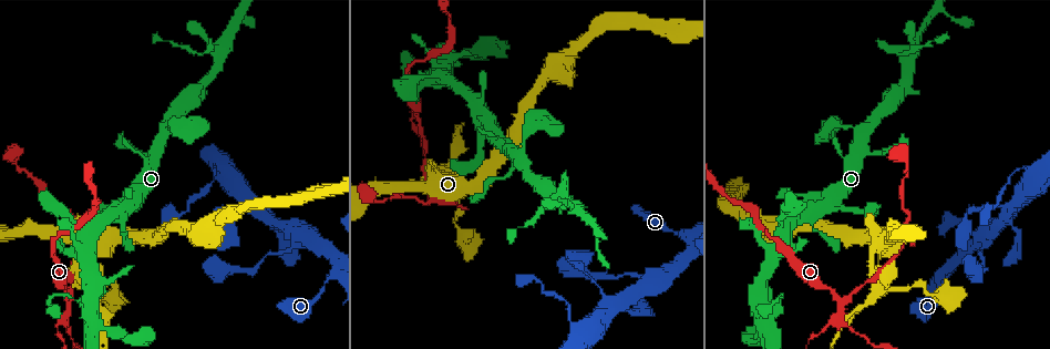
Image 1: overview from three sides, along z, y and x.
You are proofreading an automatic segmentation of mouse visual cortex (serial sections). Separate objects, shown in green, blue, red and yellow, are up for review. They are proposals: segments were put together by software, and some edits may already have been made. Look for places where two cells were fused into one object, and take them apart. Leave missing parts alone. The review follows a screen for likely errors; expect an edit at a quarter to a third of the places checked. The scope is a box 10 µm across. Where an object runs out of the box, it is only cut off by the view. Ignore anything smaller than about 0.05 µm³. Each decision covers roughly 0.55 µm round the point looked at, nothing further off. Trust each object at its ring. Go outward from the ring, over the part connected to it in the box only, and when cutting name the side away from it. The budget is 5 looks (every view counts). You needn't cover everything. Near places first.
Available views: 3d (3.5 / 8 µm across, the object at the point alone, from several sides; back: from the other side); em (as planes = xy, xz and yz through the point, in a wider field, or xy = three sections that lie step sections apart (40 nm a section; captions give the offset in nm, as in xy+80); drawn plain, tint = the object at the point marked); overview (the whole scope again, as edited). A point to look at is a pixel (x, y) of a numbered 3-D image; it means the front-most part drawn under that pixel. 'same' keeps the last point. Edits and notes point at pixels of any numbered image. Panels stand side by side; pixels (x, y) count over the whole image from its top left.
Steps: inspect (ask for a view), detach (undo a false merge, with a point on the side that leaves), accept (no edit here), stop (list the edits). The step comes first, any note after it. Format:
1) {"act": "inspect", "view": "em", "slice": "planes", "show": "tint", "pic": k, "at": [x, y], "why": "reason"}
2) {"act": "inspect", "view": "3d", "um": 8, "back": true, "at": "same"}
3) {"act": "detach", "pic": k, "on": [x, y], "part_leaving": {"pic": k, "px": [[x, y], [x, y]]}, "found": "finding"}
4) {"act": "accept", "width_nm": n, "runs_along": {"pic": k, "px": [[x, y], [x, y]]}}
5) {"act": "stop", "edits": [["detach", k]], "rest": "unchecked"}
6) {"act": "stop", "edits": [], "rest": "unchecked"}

{"act": "inspect", "view": "3d", "um": 3.5, "pic": 1, "at": [213, 182], "why": "a narrow waist"}

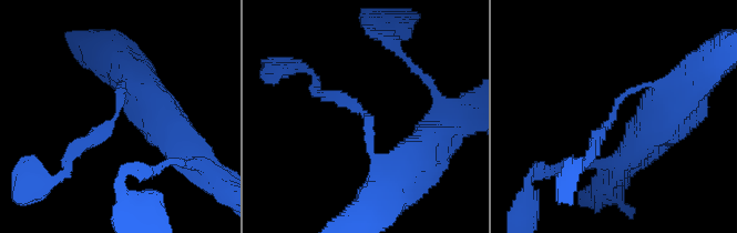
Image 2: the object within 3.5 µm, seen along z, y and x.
{"act": "inspect", "view": "em", "slice": "xy", "step": 5, "show": "tint", "pic": 2, "at": [364, 114], "arm_widths_nm": [100, 150]}

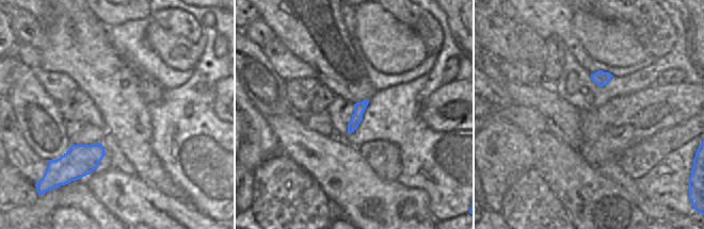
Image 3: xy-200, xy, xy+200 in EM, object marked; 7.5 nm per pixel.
{"act": "accept", "runs_along": {"pic": 2, "px": [[666, 87], [630, 90], [584, 165]]}, "found": "all the same cell"}

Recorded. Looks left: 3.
{"act": "inspect", "view": "3d", "um": 3.5, "back": true, "pic": 1, "at": [912, 54], "why": "narrows sharply"}

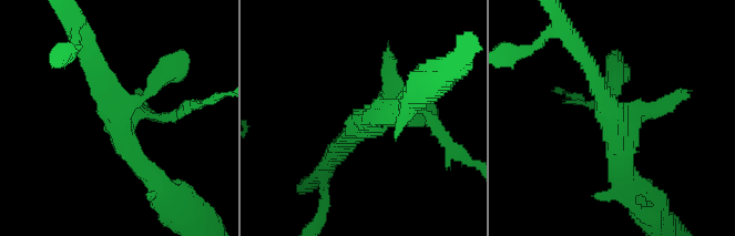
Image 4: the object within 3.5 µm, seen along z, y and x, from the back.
{"act": "accept", "runs_along": {"pic": 4, "px": [[161, 184], [133, 156], [95, 64]]}, "found": "one cell here"}

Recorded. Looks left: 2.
{"act": "stop", "edits": [], "rest": "unchecked"}

